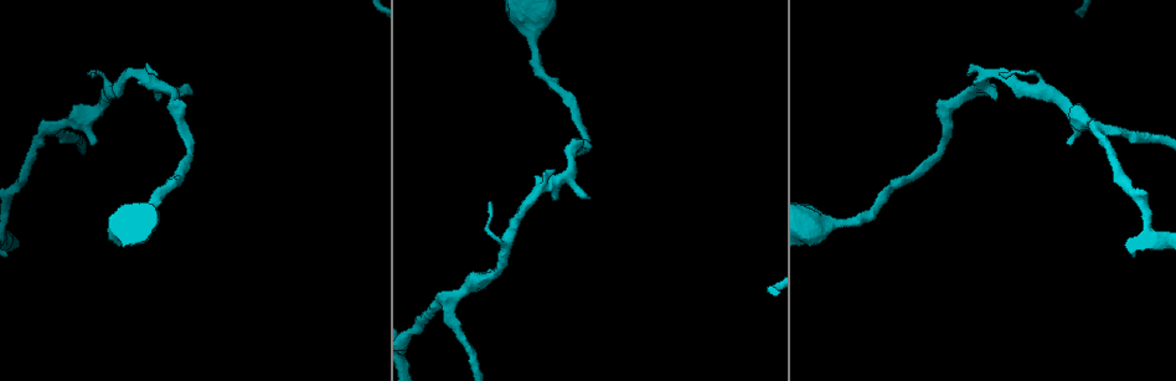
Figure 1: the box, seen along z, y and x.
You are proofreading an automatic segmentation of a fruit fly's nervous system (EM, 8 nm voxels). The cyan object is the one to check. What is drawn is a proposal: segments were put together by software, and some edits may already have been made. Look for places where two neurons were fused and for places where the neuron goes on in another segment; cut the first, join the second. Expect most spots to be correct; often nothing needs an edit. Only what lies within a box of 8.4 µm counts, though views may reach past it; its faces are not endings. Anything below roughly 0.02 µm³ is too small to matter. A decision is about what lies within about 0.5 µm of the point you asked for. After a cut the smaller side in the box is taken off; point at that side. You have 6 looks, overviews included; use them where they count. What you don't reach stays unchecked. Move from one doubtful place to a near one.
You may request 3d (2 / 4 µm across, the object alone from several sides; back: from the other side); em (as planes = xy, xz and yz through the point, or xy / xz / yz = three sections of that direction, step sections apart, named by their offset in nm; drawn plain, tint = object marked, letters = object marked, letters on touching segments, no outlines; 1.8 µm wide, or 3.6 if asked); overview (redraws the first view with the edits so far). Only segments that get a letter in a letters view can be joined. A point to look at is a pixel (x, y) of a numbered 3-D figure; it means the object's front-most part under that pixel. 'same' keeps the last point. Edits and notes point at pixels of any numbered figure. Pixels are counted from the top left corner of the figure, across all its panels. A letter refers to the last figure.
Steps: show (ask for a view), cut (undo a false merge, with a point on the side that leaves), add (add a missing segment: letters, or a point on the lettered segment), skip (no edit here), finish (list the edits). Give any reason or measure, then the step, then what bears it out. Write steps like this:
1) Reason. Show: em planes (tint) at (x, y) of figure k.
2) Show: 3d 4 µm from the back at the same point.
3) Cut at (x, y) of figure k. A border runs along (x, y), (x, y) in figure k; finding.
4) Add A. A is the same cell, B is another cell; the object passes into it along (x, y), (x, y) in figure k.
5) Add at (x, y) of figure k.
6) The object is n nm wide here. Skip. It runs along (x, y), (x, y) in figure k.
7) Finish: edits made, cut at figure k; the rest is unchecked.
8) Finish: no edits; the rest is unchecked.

Show: em yz step 16 (letters) at (589, 199) of figure 1.

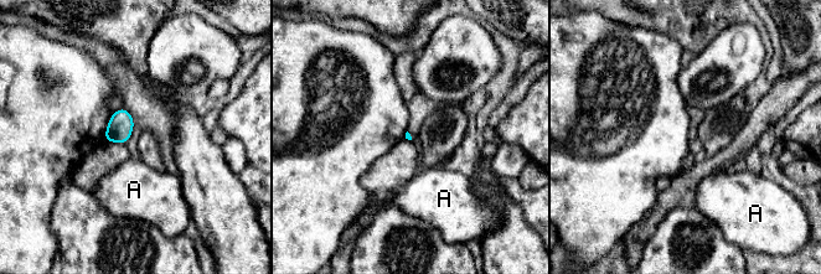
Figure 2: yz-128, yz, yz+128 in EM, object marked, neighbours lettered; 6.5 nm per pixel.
Show: em xz step 16 (letters) at the same point.

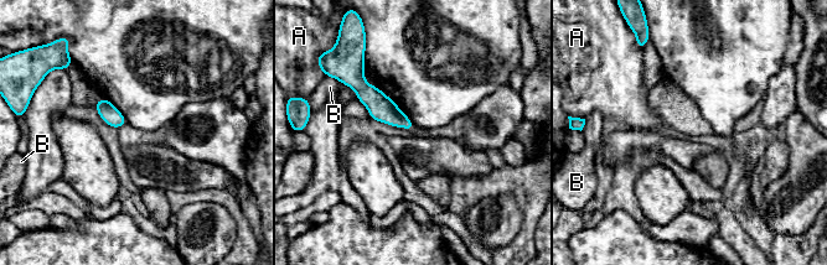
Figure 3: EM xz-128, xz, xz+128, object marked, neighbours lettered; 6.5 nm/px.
Skip. A and B are other cells; a border runs along (365, 66), (365, 79), (373, 86) in figure 3; none of them fits.

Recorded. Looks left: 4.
Free end. Show: em xz step 8 (letters) at (91, 75) of figure 1.

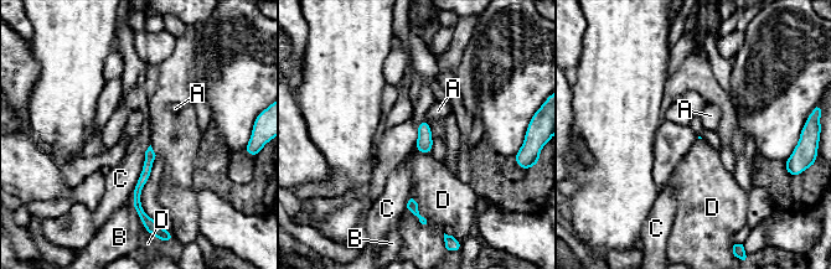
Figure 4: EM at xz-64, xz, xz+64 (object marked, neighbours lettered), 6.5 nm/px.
Skip. A, B, C and D are other cells; a border runs along (150, 144), (132, 190) in figure 4; no lettered segment goes on from it.

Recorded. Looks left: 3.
Show: 3d 4 µm at (852, 219) of figure 1.

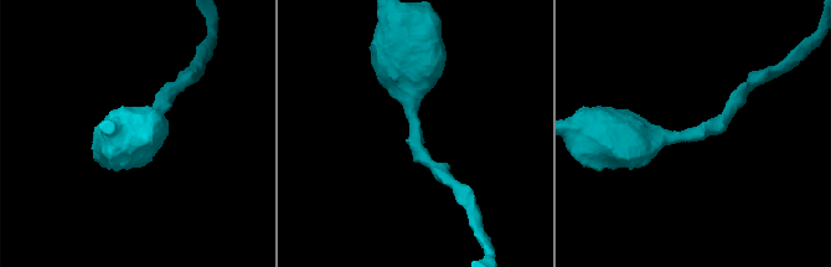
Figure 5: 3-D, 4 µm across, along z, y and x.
The arms are 200, 500 nm wide; now the EM. Show: em planes (plain) at (417, 131) of figure 5.

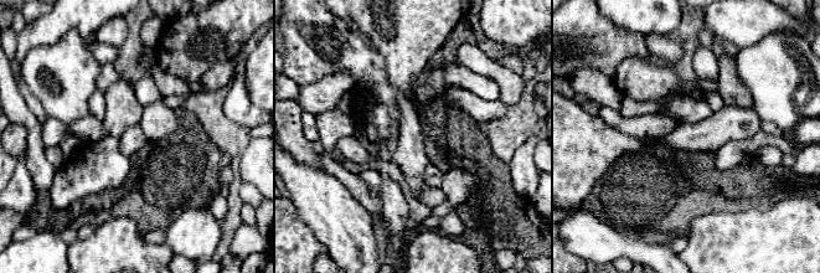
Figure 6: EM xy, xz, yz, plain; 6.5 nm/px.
Show: em planes (letters) at the same point.

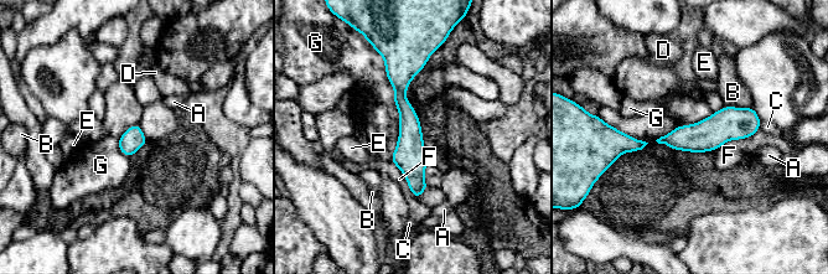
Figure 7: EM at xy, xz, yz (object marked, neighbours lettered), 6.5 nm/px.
Skip. A, B, C, D, E, F and G are other cells; a border runs along (382, 56), (393, 103) in figure 7; one neuron here.

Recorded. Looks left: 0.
Finish: no edits; the rest is unchecked.

